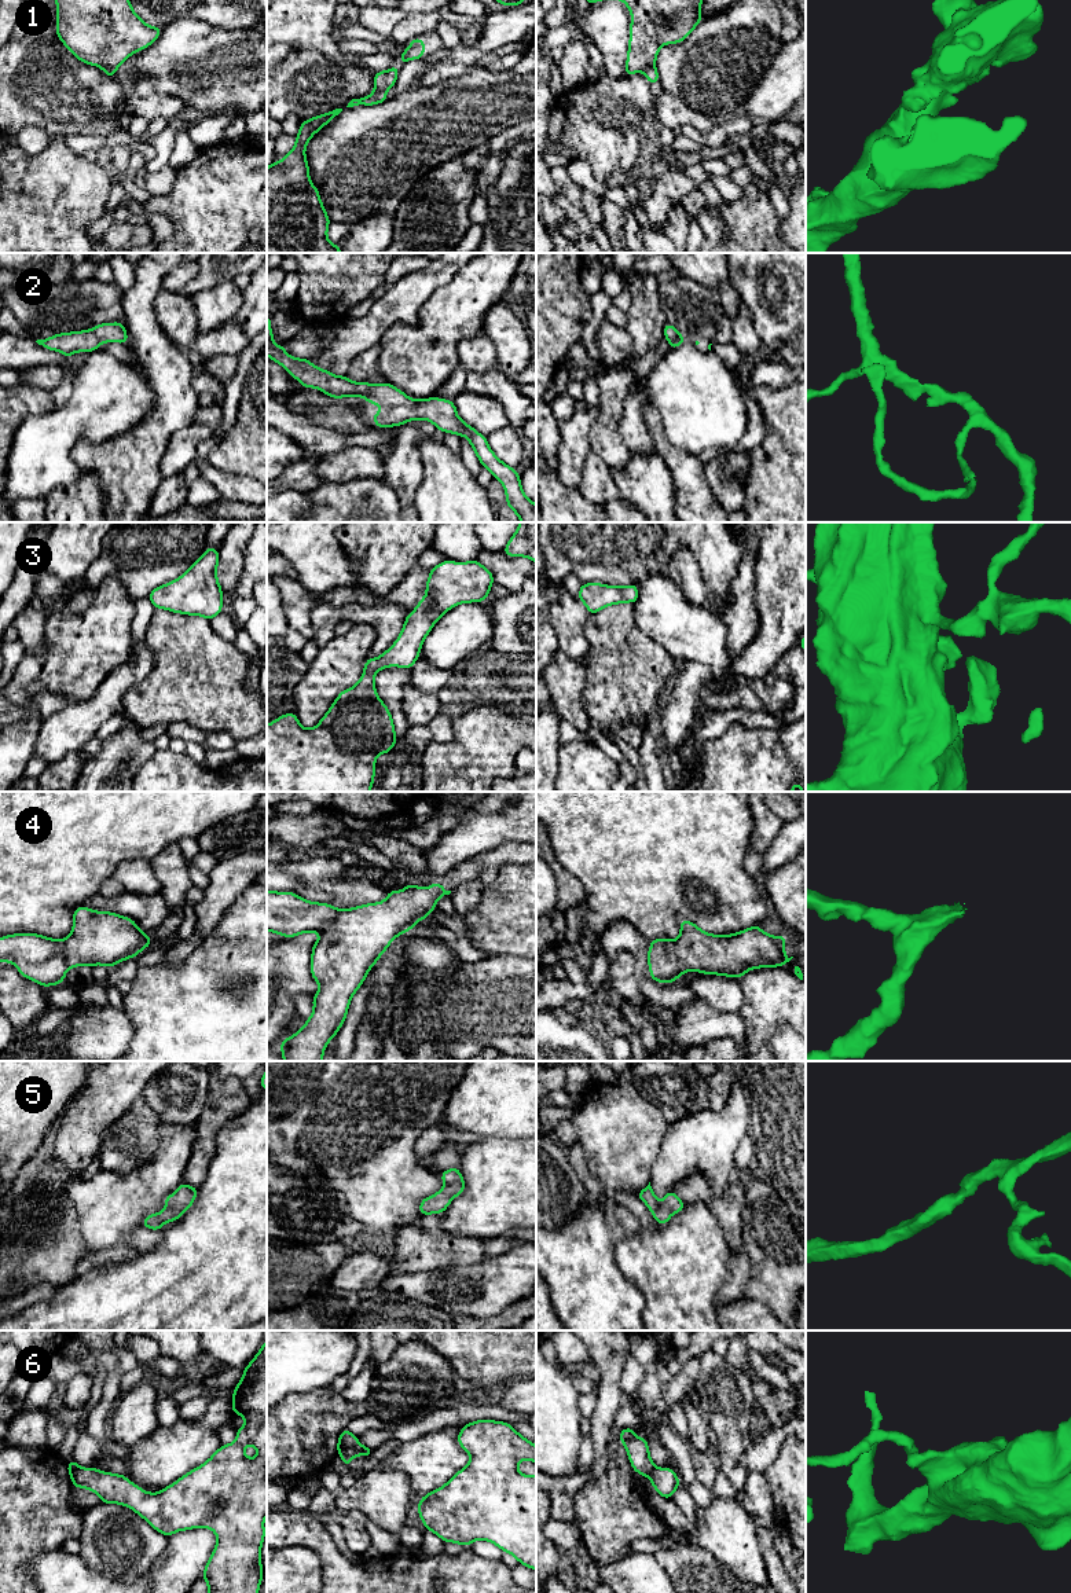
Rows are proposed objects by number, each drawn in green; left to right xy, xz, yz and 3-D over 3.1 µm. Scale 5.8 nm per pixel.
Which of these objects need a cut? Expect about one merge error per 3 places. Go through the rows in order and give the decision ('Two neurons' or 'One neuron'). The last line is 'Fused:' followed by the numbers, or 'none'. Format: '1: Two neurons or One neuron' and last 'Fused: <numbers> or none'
1: Two neurons
2: One neuron
3: One neuron
4: One neuron
5: One neuron
6: Two neurons
Fused: 1, 6

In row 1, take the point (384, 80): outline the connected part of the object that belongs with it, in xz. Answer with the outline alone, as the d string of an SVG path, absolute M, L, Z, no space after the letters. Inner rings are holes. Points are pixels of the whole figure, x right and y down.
M399 66L374 74L374 92L385 92L392 88L397 80Z

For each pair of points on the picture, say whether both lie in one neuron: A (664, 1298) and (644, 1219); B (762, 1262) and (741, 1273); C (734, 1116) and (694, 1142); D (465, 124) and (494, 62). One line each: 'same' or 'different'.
A: different
B: different
C: same
D: different

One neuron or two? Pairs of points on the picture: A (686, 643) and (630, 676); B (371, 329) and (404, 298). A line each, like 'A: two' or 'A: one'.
A: two
B: one

